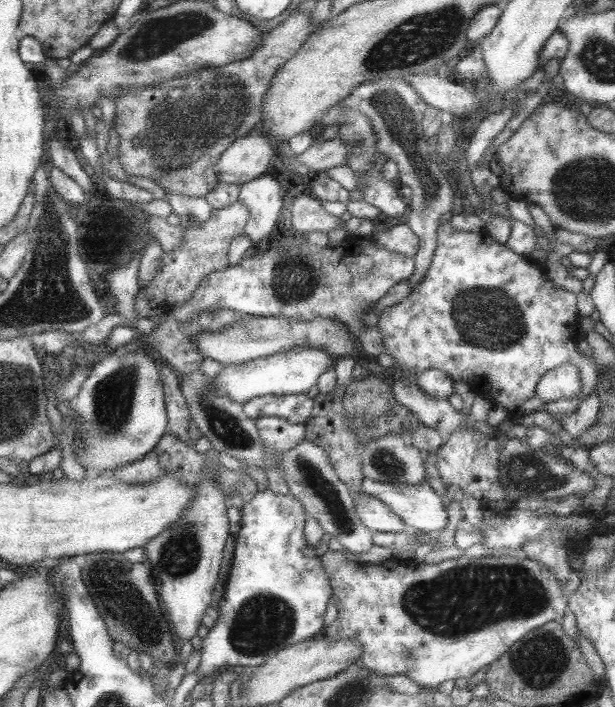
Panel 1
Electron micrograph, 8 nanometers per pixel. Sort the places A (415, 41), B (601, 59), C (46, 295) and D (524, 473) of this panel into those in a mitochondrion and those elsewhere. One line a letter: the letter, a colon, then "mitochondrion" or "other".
A: mitochondrion
B: mitochondrion
C: mitochondrion
D: mitochondrion

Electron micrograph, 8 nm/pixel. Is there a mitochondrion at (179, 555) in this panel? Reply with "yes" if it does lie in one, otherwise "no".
yes

